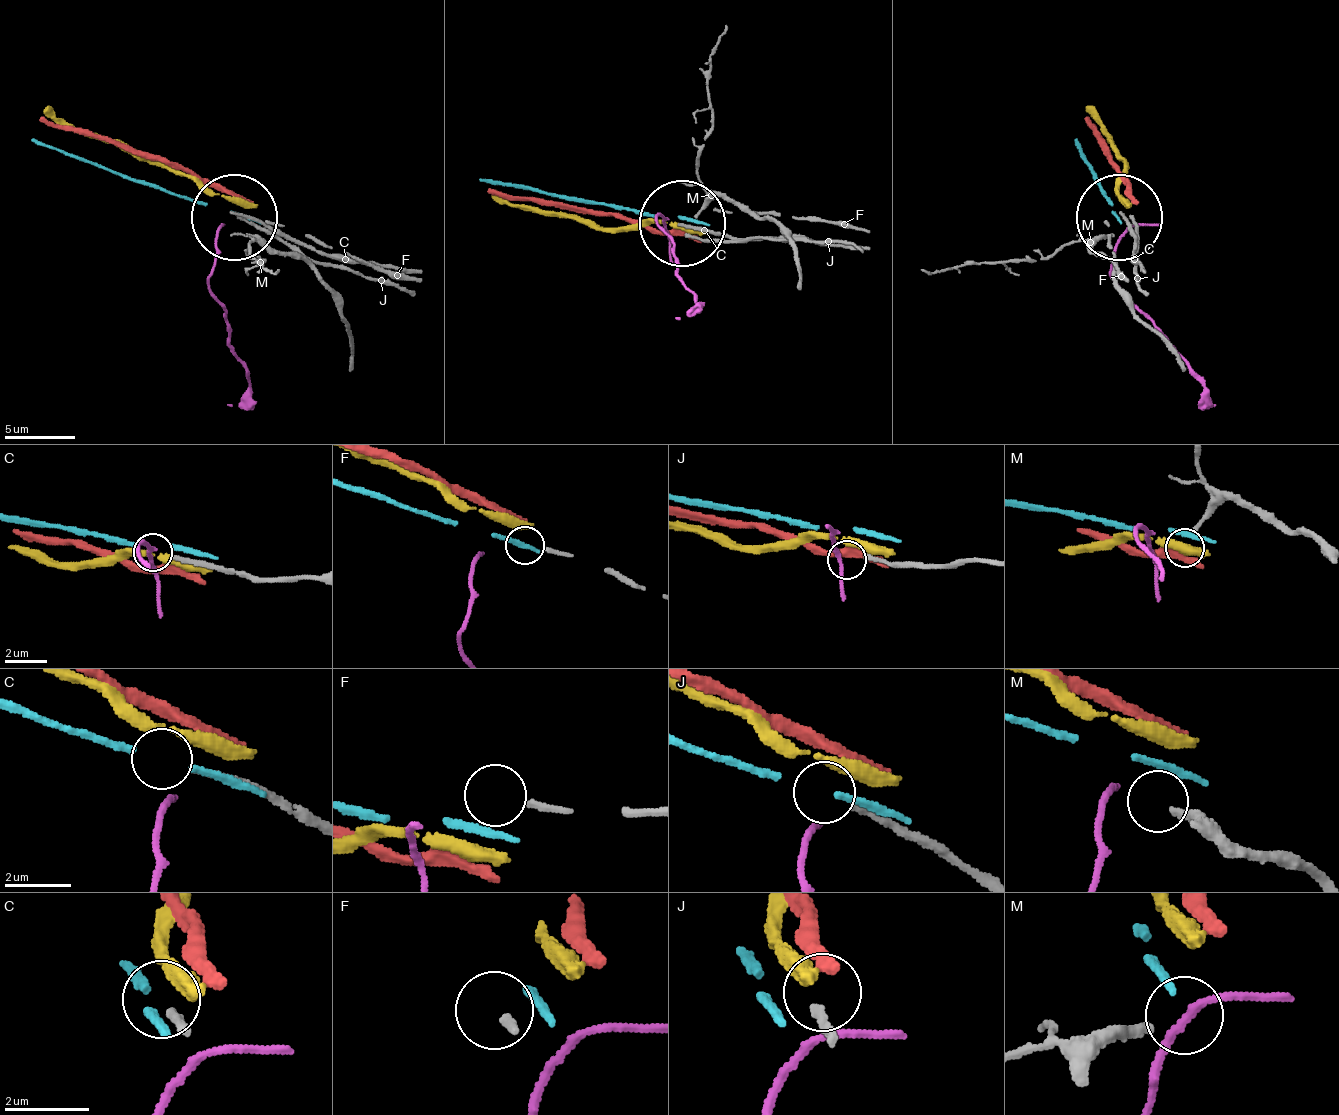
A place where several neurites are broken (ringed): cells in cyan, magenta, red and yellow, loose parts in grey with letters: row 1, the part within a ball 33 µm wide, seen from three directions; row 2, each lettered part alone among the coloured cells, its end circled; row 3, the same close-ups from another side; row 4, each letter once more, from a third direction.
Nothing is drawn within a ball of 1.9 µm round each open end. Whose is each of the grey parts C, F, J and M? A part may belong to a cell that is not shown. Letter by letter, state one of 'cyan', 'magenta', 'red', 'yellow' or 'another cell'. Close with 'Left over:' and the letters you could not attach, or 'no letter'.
C: another cell
F: another cell
J: another cell
M: another cell
Left over: C, F, J, M

